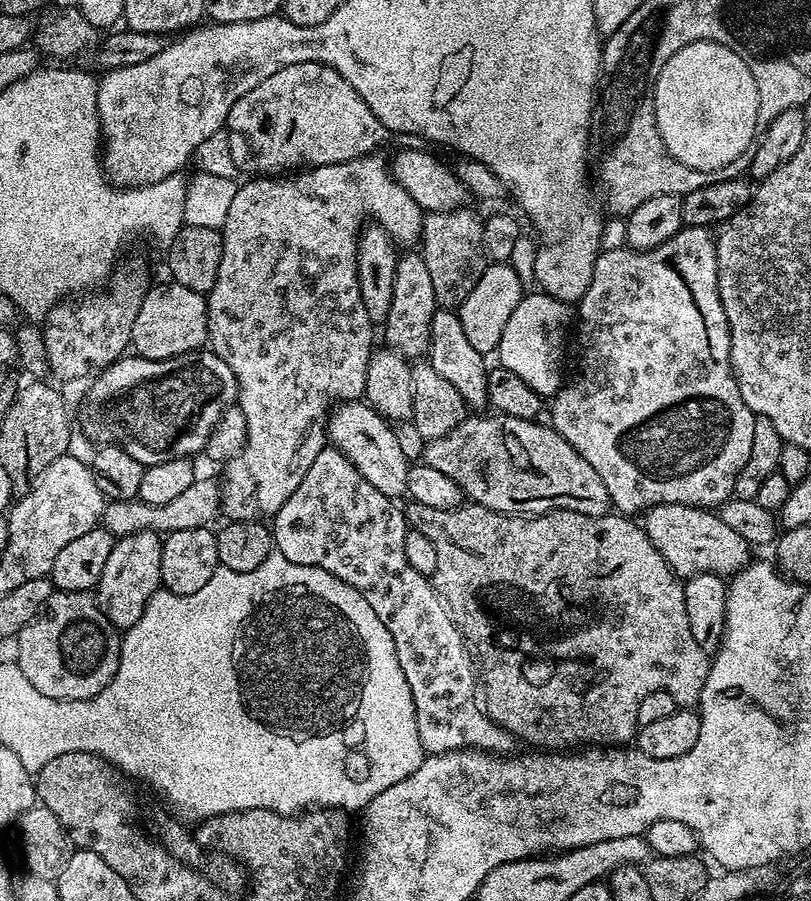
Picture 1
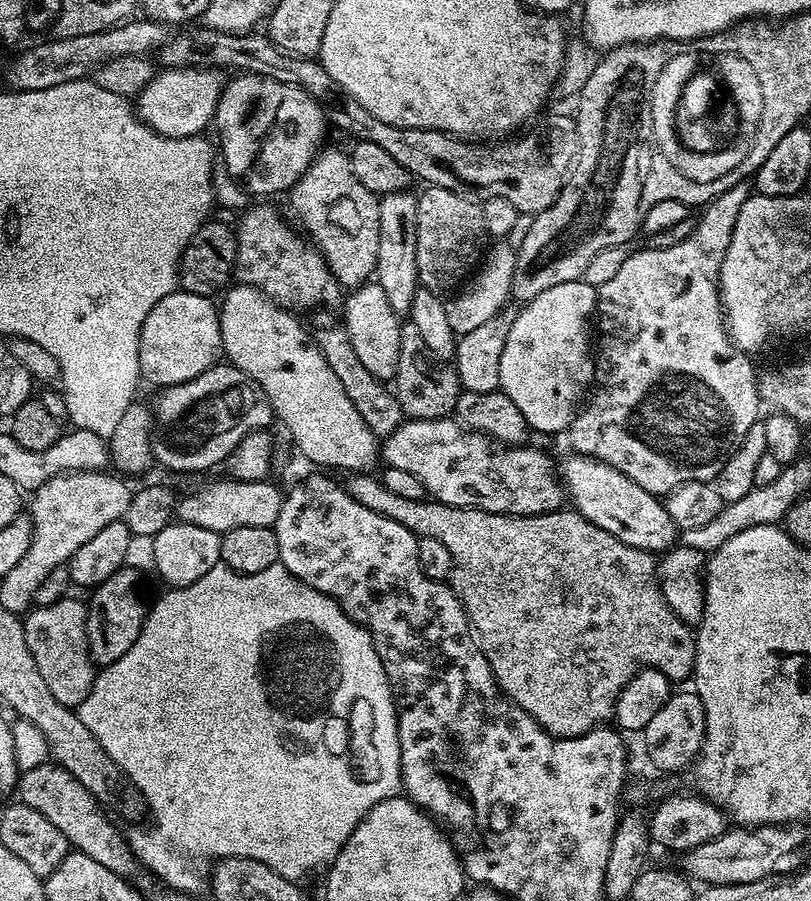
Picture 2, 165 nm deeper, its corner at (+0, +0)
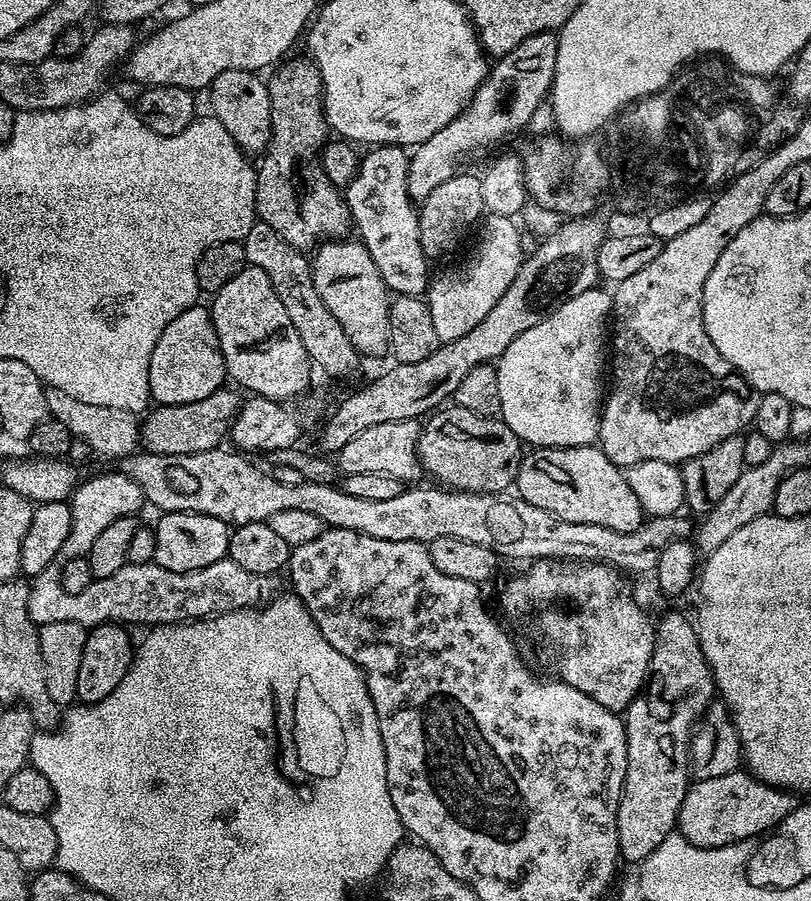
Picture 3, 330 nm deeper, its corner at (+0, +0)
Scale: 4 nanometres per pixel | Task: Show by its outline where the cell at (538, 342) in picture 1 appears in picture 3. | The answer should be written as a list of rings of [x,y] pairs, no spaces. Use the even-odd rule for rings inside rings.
[[[603,286],[582,290],[582,294],[570,298],[562,306],[558,306],[558,310],[554,310],[542,322],[538,322],[538,326],[530,326],[530,330],[526,330],[526,334],[518,334],[518,338],[514,338],[514,342],[510,342],[510,346],[506,346],[500,359],[495,361],[498,393],[501,398],[498,415],[501,420],[506,422],[506,426],[510,426],[510,430],[514,430],[514,434],[518,434],[518,438],[525,445],[537,448],[573,448],[583,444],[595,445],[597,443],[600,435],[600,414],[606,395],[606,336],[604,340],[604,331],[607,328],[609,331],[610,328],[612,298],[613,293],[609,289],[607,292]]]

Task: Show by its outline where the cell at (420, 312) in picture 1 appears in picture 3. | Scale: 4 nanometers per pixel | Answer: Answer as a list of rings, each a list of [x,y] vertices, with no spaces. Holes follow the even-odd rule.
[[[555,31],[539,32],[526,38],[510,54],[499,57],[489,67],[484,81],[478,86],[474,98],[442,130],[438,130],[426,142],[415,145],[408,158],[406,186],[414,202],[430,198],[436,187],[442,186],[461,171],[460,163],[475,152],[484,152],[507,136],[520,132],[536,116],[540,103],[549,99],[554,82],[554,70],[558,62],[558,36]]]

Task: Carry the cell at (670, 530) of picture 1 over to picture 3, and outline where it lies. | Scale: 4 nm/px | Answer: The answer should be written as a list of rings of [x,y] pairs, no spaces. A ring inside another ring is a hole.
[[[583,444],[573,448],[537,448],[533,447],[520,463],[514,485],[519,499],[538,506],[566,522],[591,522],[593,526],[602,526],[606,530],[633,532],[643,524],[646,517],[634,490],[630,490],[627,475],[598,446]]]

